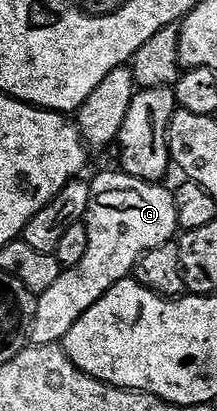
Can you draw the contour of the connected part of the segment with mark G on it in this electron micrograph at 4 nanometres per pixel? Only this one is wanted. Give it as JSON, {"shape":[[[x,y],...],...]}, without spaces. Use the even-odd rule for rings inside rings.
{"shape":[[[120,169],[105,171],[91,179],[93,192],[83,220],[87,229],[87,253],[79,265],[64,268],[59,281],[37,296],[35,317],[29,330],[32,346],[60,344],[71,325],[75,325],[95,301],[103,298],[116,283],[134,274],[137,262],[147,251],[163,246],[178,234],[173,191],[161,186],[165,185],[136,179]]]}

